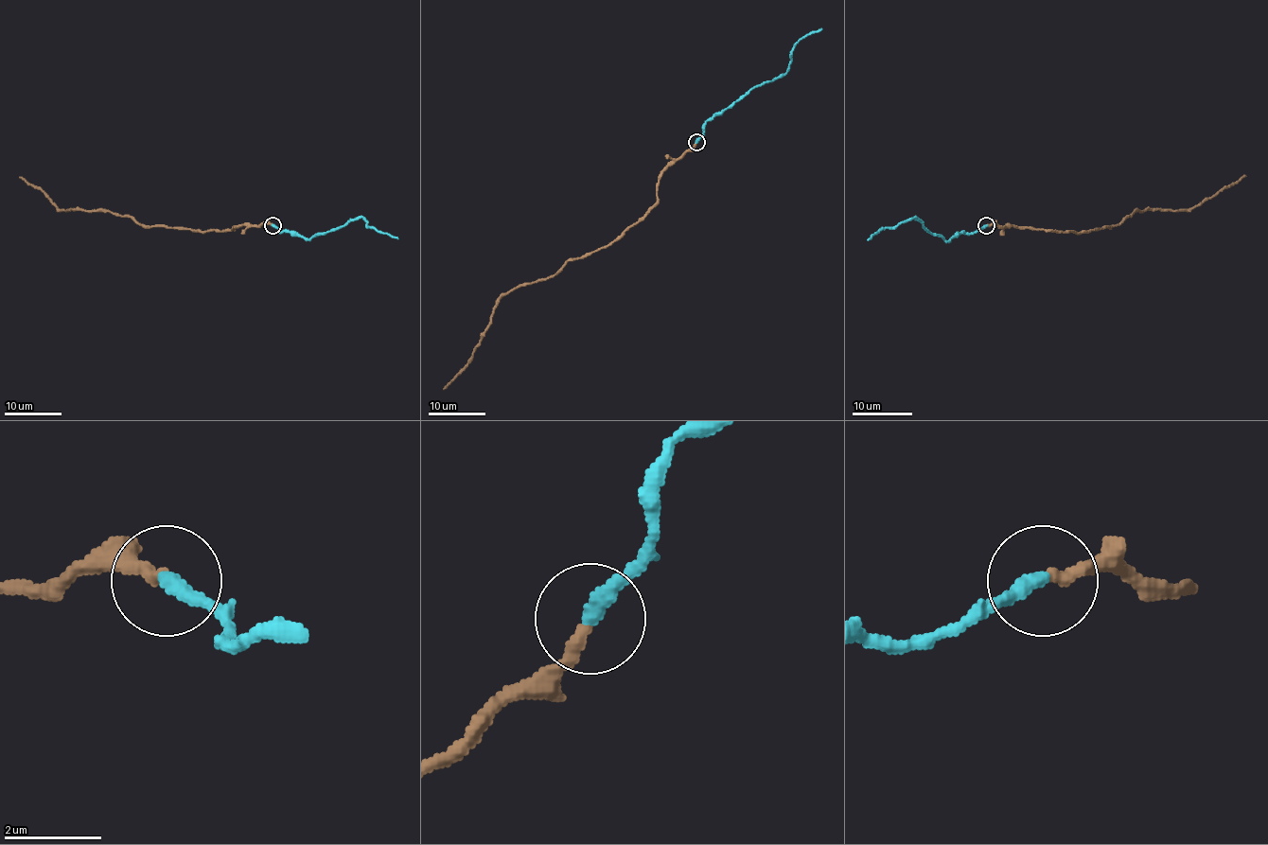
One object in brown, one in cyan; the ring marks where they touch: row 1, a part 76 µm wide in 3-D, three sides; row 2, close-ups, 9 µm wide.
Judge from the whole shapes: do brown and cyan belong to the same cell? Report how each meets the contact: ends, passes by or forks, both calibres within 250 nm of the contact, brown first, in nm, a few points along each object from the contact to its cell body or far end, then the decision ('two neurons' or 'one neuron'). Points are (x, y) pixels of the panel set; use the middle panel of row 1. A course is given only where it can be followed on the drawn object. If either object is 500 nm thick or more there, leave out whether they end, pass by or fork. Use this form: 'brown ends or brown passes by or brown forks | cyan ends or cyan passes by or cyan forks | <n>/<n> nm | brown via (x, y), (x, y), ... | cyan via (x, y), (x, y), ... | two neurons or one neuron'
brown ends | cyan ends | 240/360 nm | brown via (696, 143), (666, 167), (657, 203), (619, 237), (572, 257), (553, 275), (505, 292), (466, 365), (444, 389) | cyan via (696, 142), (705, 123), (755, 87), (785, 73), (793, 46), (821, 28) | one neuron

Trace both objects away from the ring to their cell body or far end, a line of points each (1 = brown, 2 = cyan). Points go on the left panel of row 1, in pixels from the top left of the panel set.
1: (272, 225), (195, 231), (148, 226), (109, 211), (60, 209), (43, 192), (20, 176)
2: (272, 225), (281, 233), (297, 233), (308, 239), (361, 217), (369, 226), (397, 238)

